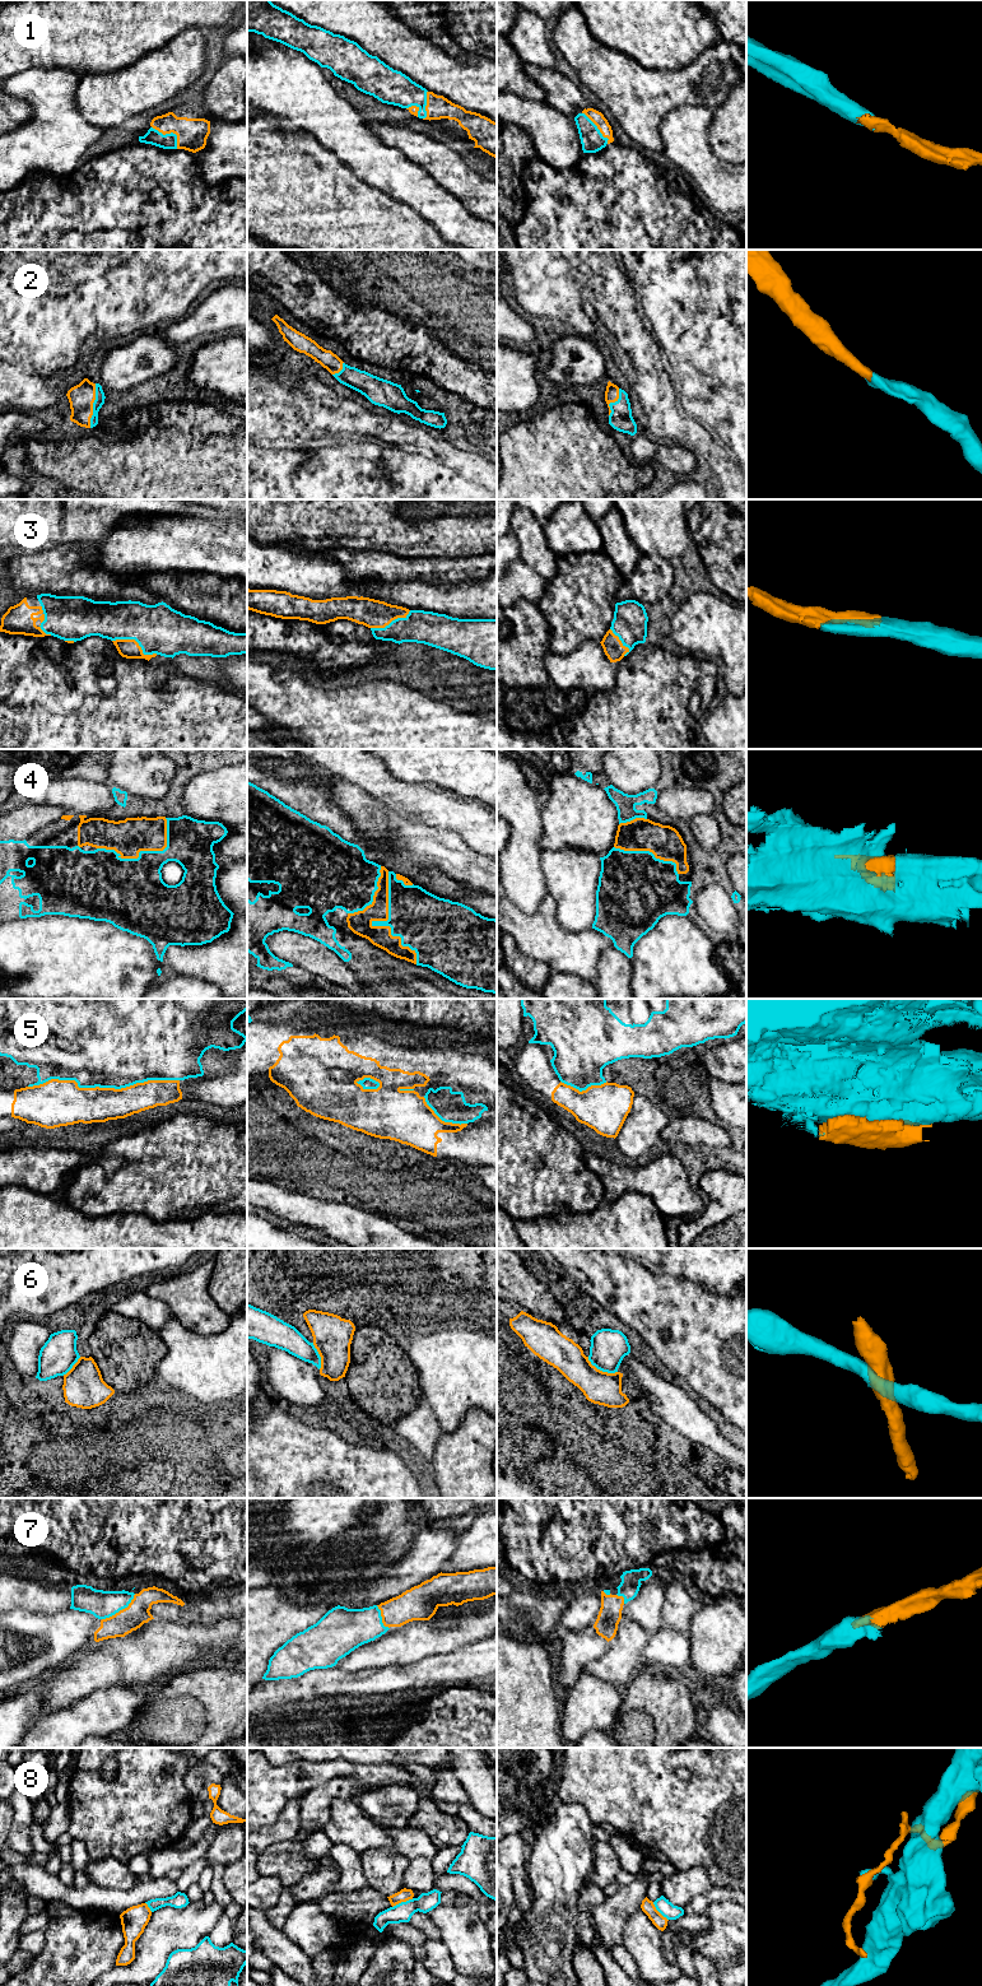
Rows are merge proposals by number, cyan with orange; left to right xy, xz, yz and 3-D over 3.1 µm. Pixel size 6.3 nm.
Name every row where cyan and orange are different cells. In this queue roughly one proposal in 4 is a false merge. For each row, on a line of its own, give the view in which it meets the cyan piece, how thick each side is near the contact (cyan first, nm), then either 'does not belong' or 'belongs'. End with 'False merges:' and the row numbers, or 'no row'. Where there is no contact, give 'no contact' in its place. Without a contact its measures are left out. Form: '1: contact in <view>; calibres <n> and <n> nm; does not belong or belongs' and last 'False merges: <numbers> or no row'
1: contact in xy; calibres 100 and 190 nm; belongs
2: contact in xy; calibres 60 and 160 nm; belongs
3: contact in xy; calibres 300 and 120 nm; belongs
4: contact in xz; calibres 280 and 150 nm; belongs
5: contact in xy; calibres 500 and 260 nm; does not belong
6: contact in yz; calibres 220 and 220 nm; does not belong
7: contact in xy; calibres 180 and 150 nm; belongs
8: contact in xz; calibres 120 and 80 nm; does not belong
False merges: 5, 6, 8

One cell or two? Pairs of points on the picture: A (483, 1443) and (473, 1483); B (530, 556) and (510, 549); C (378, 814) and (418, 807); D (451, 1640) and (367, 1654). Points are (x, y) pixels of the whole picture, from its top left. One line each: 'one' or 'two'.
A: one
B: two
C: two
D: one

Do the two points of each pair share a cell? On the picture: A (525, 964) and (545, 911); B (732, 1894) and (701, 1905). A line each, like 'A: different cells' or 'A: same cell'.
A: different cells
B: same cell

